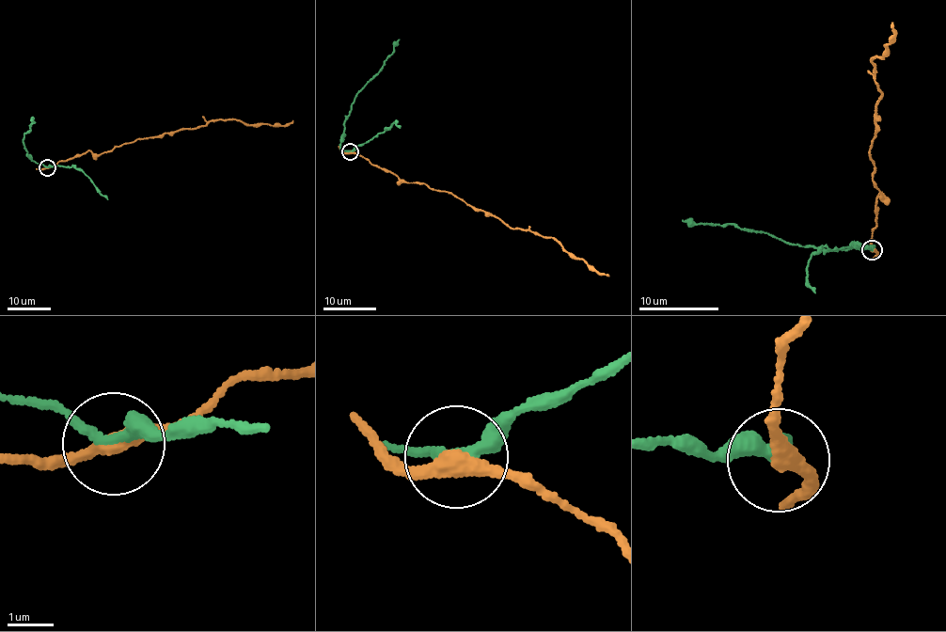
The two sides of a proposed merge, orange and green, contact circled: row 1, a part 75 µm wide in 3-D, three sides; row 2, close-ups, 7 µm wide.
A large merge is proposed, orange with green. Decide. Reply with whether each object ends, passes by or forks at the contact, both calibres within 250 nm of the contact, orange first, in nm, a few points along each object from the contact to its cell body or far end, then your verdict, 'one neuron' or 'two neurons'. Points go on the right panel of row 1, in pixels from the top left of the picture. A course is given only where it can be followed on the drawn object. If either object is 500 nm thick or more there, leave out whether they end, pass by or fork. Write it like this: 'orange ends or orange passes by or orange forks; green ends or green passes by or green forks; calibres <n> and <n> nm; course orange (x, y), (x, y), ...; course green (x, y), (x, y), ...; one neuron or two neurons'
orange passes by; green passes by; calibres 320 and 240 nm; course orange (872, 250), (882, 196), (868, 154), (881, 95), (871, 61), (883, 55), (891, 22); course green (872, 250), (875, 246), (870, 245), (830, 251), (818, 246), (806, 248), (728, 224), (692, 225), (682, 220); two neurons

